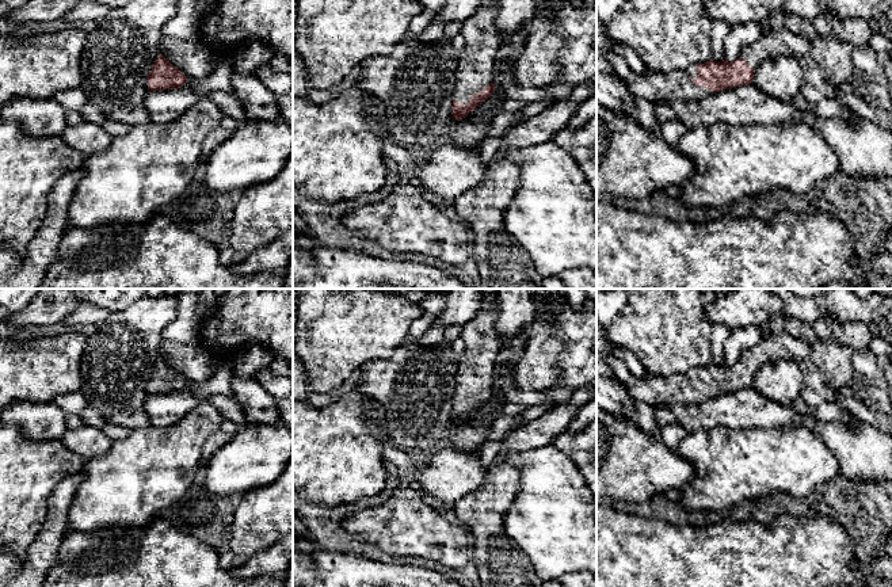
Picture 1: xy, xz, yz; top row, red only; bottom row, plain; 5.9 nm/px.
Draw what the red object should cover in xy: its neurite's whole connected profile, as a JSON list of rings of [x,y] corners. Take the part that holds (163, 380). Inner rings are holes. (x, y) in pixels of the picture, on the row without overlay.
[[[159,359],[148,380],[149,394],[164,394],[186,389],[187,380],[175,371],[165,361]]]

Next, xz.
[[[498,296],[488,298],[461,332],[465,340],[455,374],[453,423],[461,424],[495,396],[502,342],[496,333]]]

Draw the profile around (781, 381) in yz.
[[[792,359],[763,363],[752,385],[762,396],[781,405],[800,400],[804,386],[804,374],[798,363]]]

